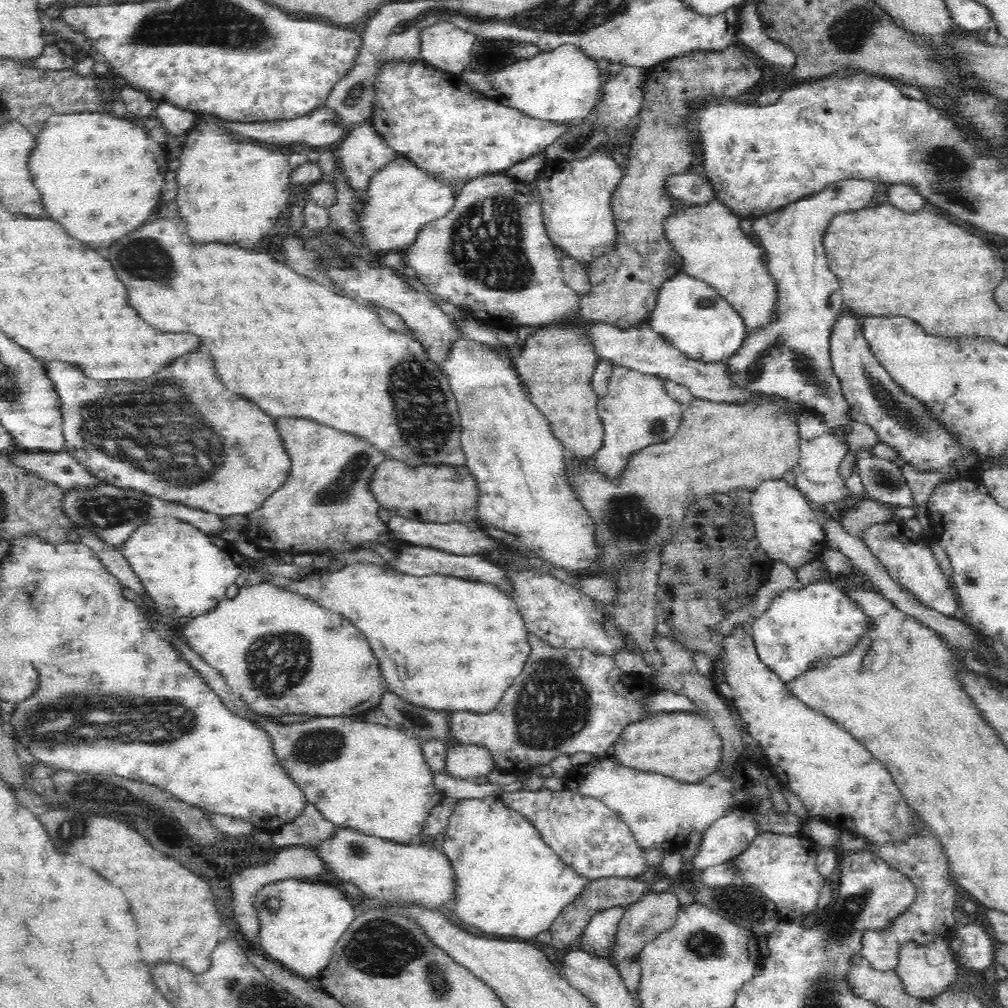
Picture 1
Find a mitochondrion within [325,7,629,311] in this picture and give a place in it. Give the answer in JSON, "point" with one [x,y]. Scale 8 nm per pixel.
{"point":[490,219]}

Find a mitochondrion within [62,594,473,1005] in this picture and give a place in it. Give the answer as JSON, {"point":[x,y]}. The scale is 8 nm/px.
{"point":[379,947]}

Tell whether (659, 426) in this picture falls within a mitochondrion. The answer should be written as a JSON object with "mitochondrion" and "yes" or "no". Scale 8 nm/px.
{"mitochondrion":"yes"}

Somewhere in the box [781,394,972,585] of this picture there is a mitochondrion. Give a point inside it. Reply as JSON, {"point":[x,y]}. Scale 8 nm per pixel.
{"point":[883,478]}

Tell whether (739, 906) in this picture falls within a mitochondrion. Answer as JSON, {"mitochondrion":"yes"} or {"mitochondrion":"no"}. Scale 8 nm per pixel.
{"mitochondrion":"yes"}

